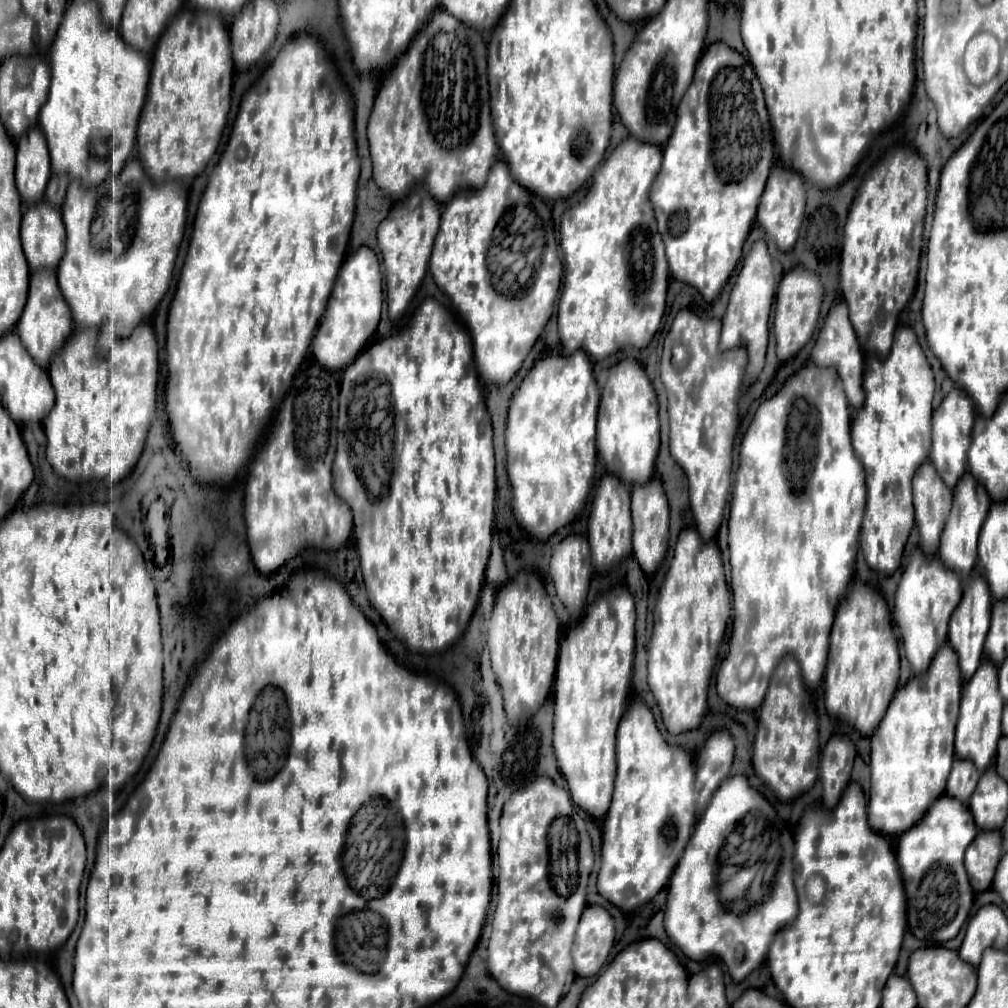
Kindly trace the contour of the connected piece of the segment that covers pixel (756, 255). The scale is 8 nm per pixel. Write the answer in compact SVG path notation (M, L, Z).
M763 239L755 241L749 255L743 261L743 267L737 275L737 281L733 285L731 297L729 297L729 305L727 305L727 313L723 317L723 331L721 331L721 341L719 341L719 349L727 351L739 345L745 345L749 351L749 365L747 365L747 373L745 373L745 385L751 385L761 367L763 367L763 359L765 359L765 351L767 351L767 321L769 321L769 313L771 313L771 303L773 303L773 295L775 295L775 273L773 273L773 263L771 263L771 255L767 249L767 243Z

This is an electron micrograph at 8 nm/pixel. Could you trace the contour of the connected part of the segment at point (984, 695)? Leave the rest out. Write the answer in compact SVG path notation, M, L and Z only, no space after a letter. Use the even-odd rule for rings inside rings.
M987 657L979 665L979 671L963 685L961 691L961 711L957 719L955 731L955 755L963 759L973 759L977 769L987 769L995 759L997 741L1001 737L1001 713L1003 713L1003 697L999 695L999 677L997 667Z

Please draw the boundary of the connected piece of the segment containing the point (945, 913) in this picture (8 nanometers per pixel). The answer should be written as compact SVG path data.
M943 795L911 831L905 831L897 839L897 861L907 893L907 921L911 933L921 939L923 945L953 939L971 911L975 893L963 867L963 855L975 835L977 827L971 819L971 811L967 811L963 803L955 803L955 799Z

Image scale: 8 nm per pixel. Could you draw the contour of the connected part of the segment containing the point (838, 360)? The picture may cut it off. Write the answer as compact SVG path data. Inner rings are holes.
M843 299L837 301L831 307L831 311L829 311L829 315L825 319L825 325L821 327L821 333L819 333L819 337L815 341L815 347L811 351L811 359L813 359L815 365L819 365L819 367L833 367L839 373L839 377L841 377L841 381L845 385L845 393L847 393L847 399L849 399L851 407L857 409L857 407L863 405L861 377L863 377L865 353L861 351L857 335L855 335L855 331L851 327L851 321L847 319L847 303L843 303Z

